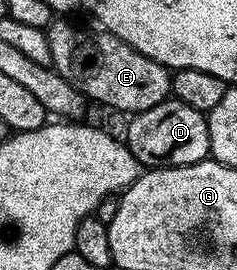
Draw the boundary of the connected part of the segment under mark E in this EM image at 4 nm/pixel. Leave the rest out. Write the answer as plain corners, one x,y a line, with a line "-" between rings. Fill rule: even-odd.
61,21
51,23
46,36
48,45
52,48
53,70
69,81
77,91
81,91
87,100
94,102
95,99
96,102
103,103
106,107
115,107
118,111
137,113
144,109
152,109
152,105
160,105
164,100
171,98
171,72
163,63
152,61
152,57
132,49
132,45
120,41
115,35
101,34
97,35
94,31
73,31
72,28
65,27

